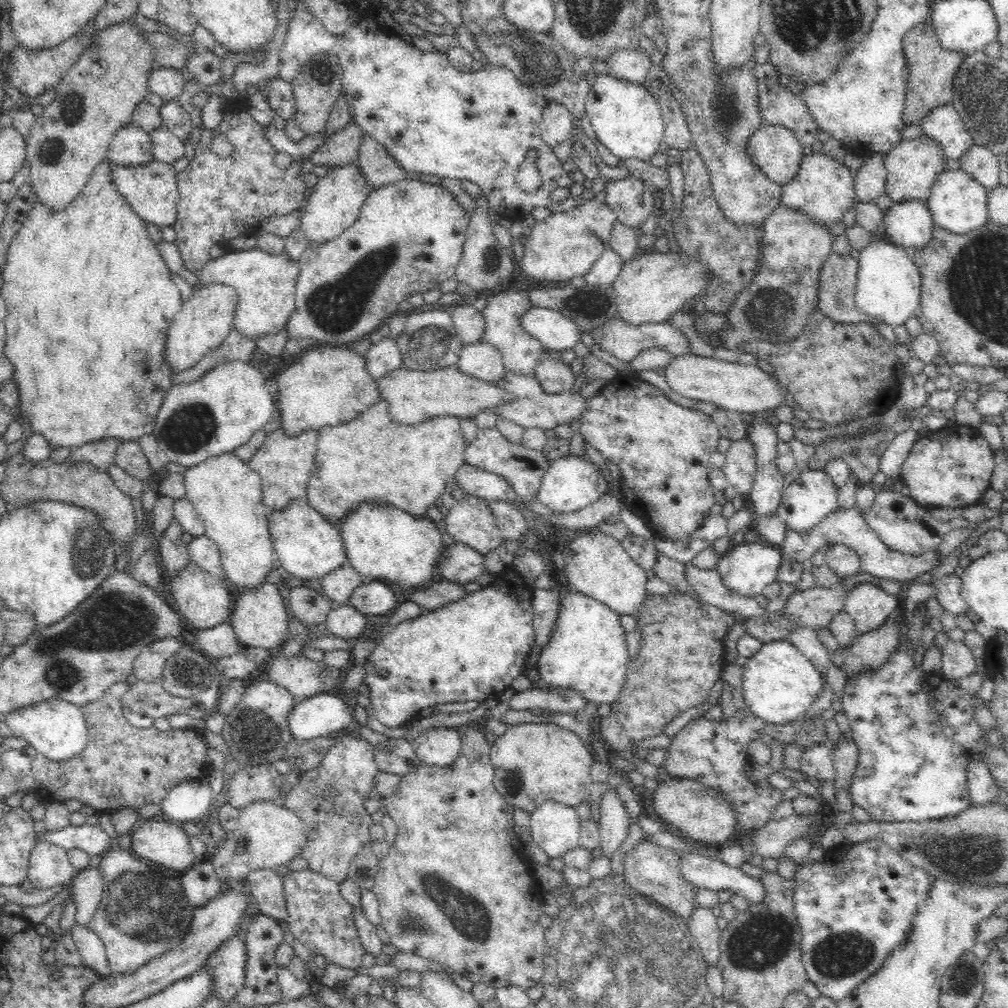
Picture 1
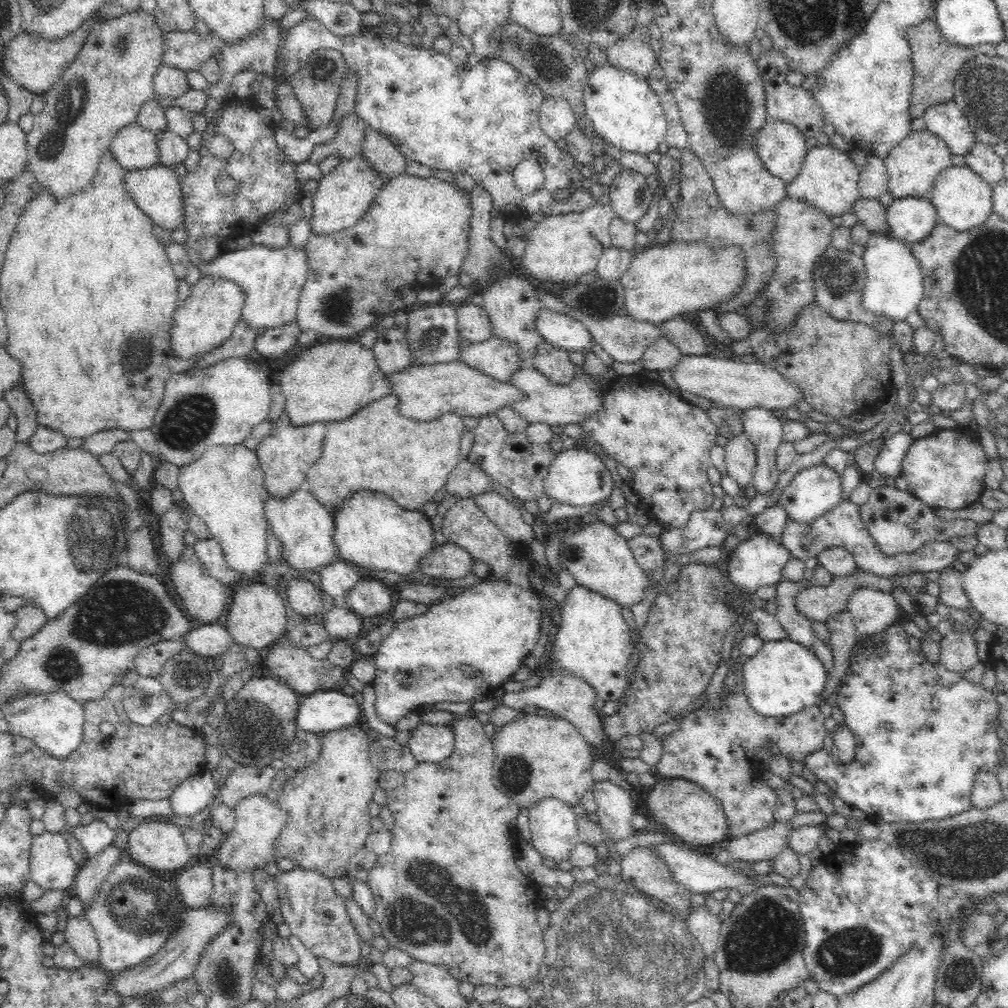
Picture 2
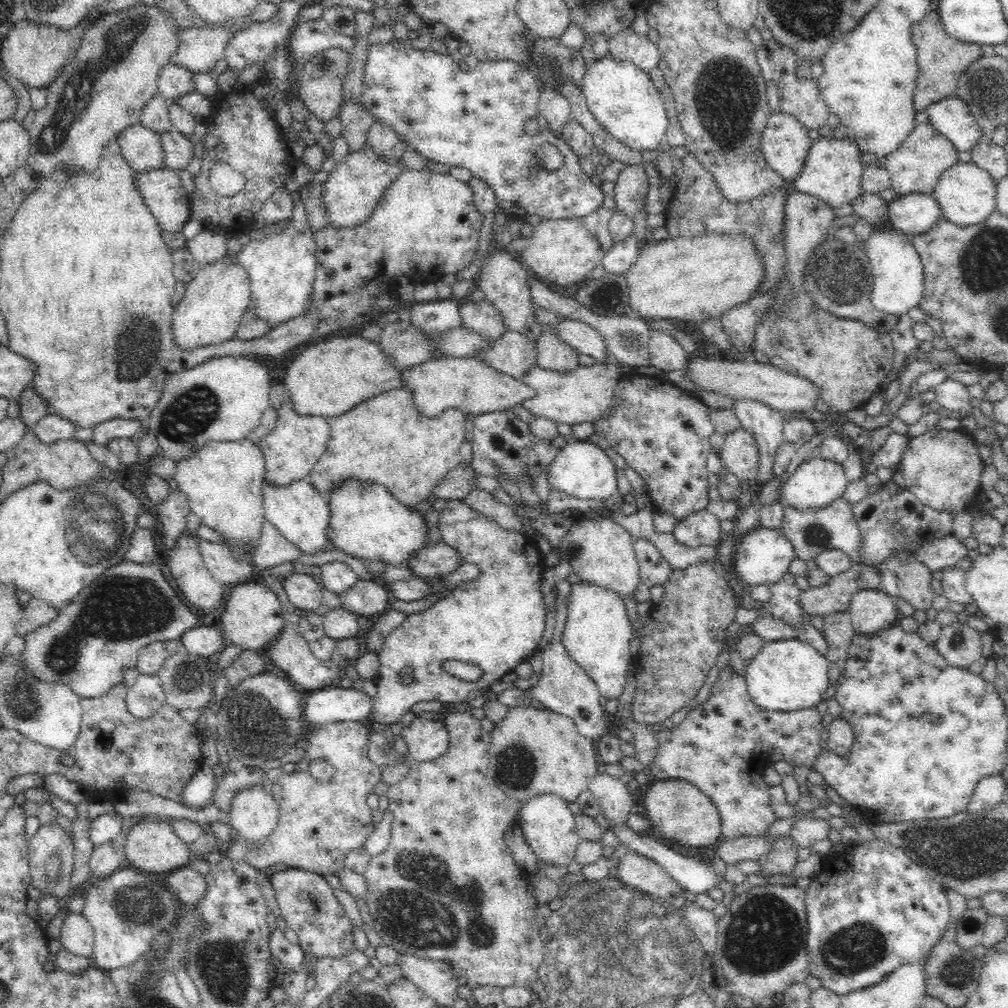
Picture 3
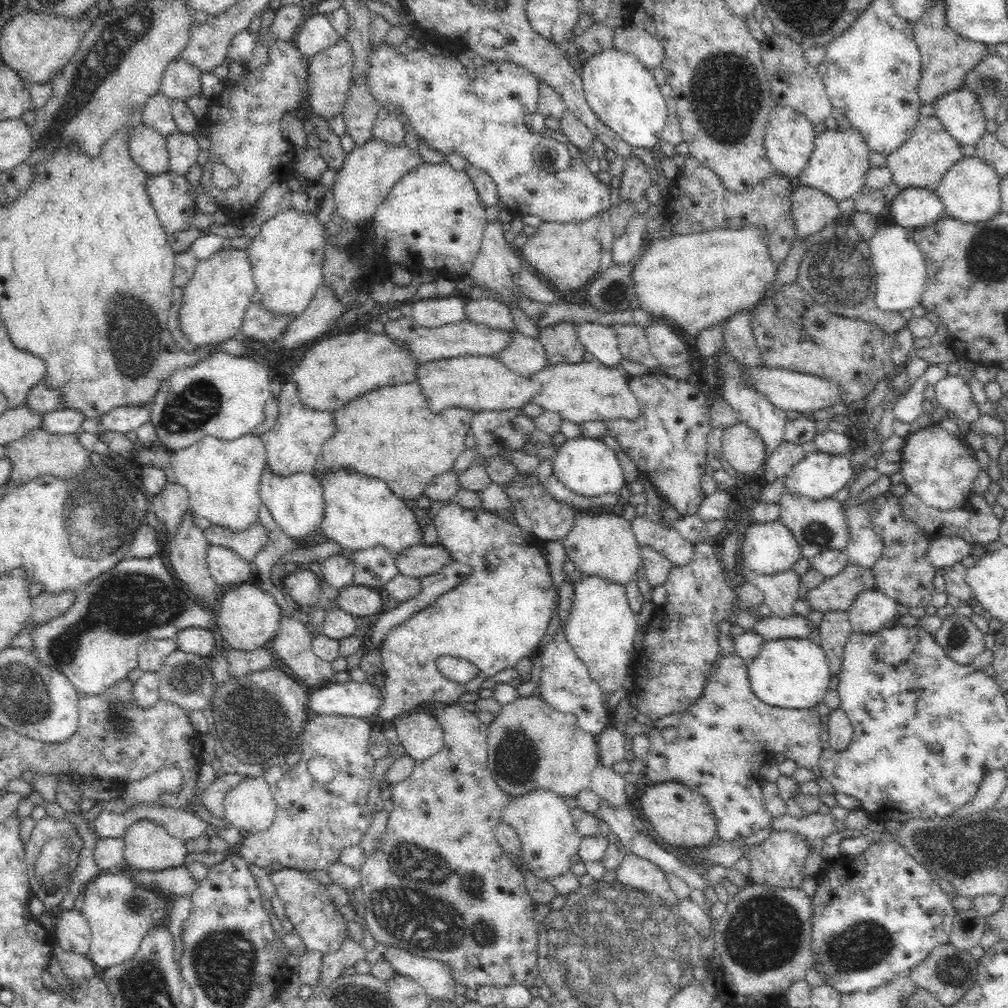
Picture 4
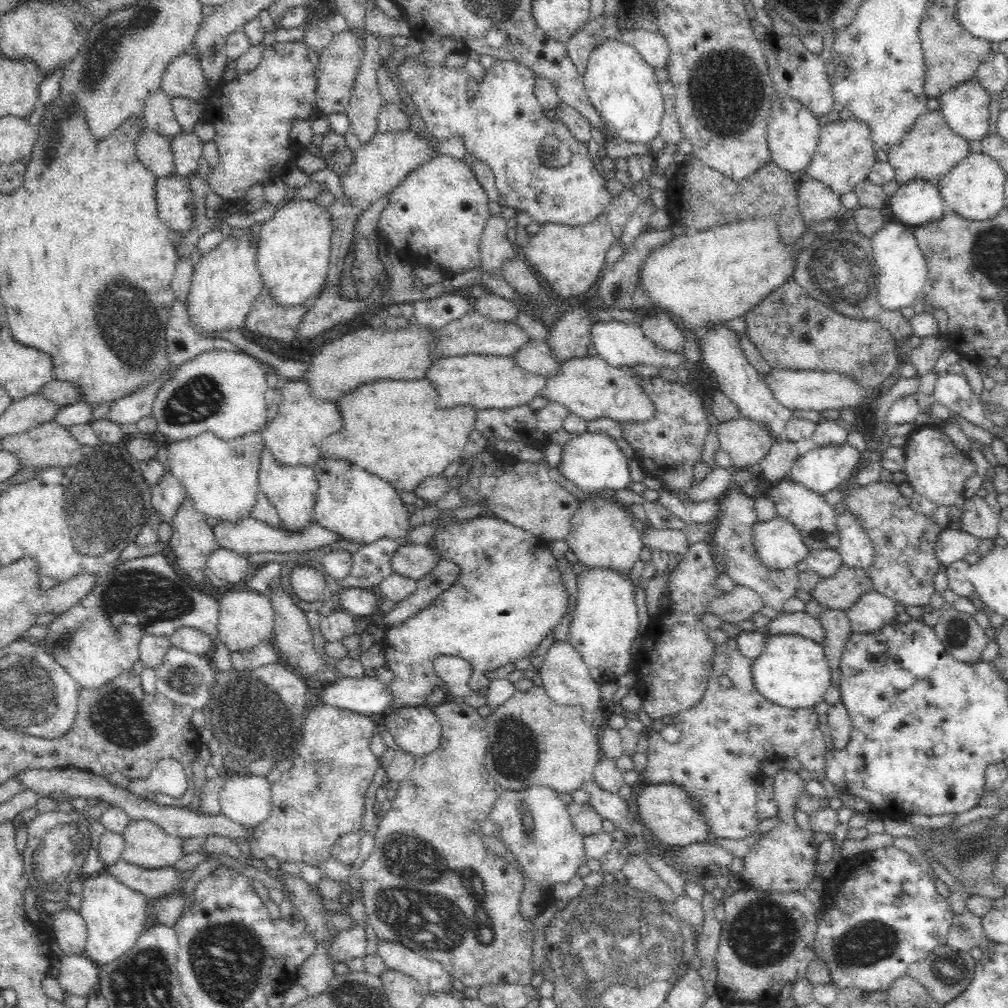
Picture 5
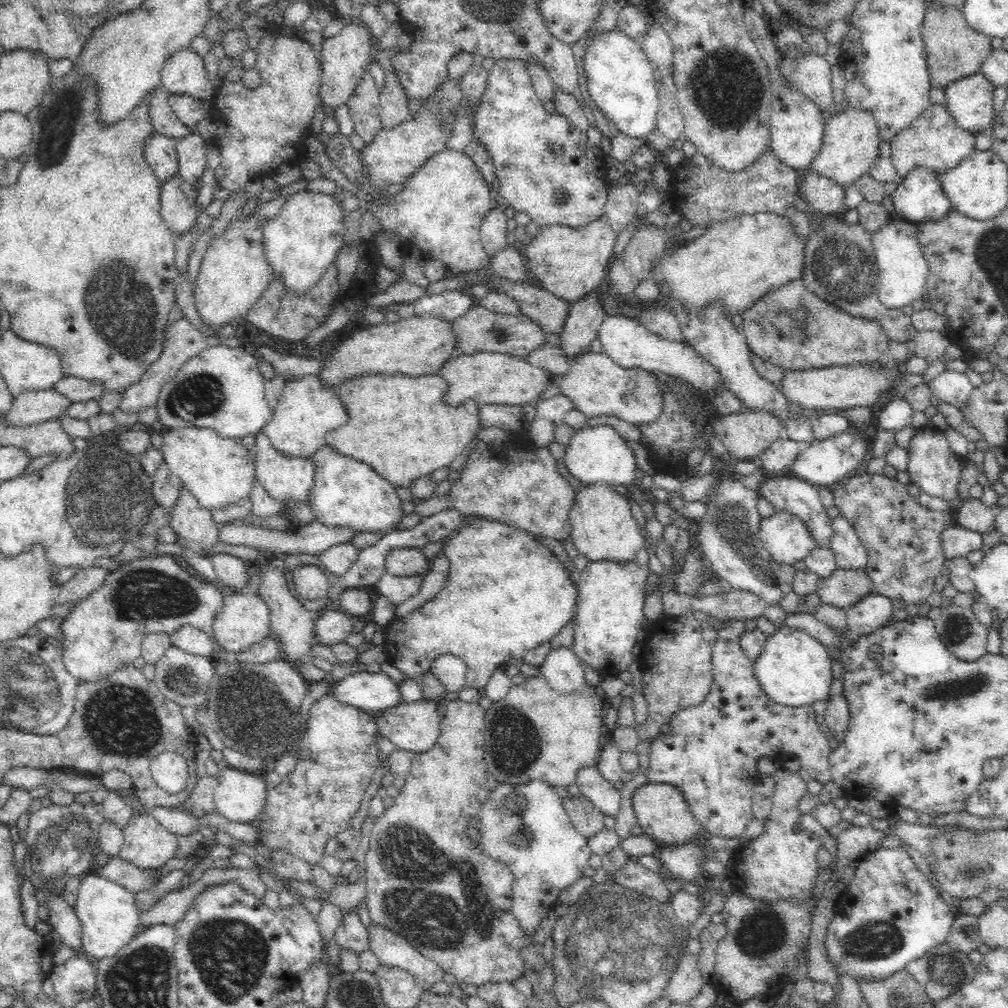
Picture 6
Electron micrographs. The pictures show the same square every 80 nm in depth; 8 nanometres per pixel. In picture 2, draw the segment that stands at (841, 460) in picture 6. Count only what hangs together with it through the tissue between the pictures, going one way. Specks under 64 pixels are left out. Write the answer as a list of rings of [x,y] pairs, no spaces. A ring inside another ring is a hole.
[[[823,463],[808,466],[804,470],[800,470],[783,488],[778,503],[785,508],[789,518],[793,518],[798,522],[809,522],[814,518],[818,518],[818,516],[822,516],[824,512],[832,510],[842,500],[840,480],[841,476]]]

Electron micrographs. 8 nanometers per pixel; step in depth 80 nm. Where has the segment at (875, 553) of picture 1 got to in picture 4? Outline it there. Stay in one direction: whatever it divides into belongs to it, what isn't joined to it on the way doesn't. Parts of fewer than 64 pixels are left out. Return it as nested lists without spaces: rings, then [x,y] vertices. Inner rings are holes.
[[[787,490],[781,494],[780,505],[781,523],[785,524],[794,535],[804,558],[810,559],[827,549],[843,551],[849,544],[848,525],[844,518],[846,503],[835,497],[824,500],[810,500],[805,496],[794,495]],[[940,536],[928,546],[925,557],[934,568],[944,568],[958,563],[972,553],[971,539],[961,536]]]

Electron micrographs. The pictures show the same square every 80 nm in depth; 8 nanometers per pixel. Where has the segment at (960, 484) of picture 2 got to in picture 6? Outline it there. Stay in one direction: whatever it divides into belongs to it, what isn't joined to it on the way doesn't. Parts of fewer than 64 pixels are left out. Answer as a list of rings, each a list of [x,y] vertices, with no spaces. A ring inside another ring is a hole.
[[[928,426],[918,428],[908,445],[907,453],[909,458],[907,471],[910,475],[910,480],[919,486],[922,493],[941,498],[945,501],[958,497],[958,480],[960,480],[960,472],[962,472],[964,466],[964,459],[952,451],[946,433],[934,430]]]

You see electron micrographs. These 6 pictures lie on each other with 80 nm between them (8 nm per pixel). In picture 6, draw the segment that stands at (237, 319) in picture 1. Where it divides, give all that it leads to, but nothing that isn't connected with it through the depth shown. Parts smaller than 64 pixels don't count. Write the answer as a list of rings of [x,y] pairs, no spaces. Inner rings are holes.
[[[302,191],[290,195],[278,214],[268,219],[263,226],[263,255],[272,266],[274,276],[282,279],[286,291],[294,295],[309,292],[318,283],[330,265],[334,264],[337,251],[344,246],[343,236],[346,232],[344,226],[344,210],[337,195],[323,192],[312,193]]]

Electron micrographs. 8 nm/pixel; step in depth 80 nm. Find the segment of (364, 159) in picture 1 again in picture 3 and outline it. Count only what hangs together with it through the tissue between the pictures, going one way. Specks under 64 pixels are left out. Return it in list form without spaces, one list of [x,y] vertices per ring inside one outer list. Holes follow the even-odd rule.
[[[374,122],[370,127],[365,144],[371,146],[377,156],[387,160],[400,160],[406,146],[389,124],[381,122]]]

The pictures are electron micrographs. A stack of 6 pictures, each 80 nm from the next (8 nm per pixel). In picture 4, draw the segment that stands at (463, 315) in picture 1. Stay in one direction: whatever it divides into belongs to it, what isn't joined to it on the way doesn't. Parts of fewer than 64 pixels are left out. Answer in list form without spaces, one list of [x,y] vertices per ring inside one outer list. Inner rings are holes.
[[[486,297],[479,300],[470,300],[466,304],[466,316],[474,323],[480,323],[490,327],[492,331],[512,331],[515,329],[511,310],[500,301]]]

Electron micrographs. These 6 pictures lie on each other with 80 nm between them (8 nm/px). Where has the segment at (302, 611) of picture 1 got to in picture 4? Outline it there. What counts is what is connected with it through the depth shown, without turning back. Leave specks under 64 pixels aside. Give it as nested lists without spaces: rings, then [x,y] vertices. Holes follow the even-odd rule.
[[[296,569],[286,576],[284,584],[288,594],[304,609],[313,609],[321,594],[320,579],[310,570]]]

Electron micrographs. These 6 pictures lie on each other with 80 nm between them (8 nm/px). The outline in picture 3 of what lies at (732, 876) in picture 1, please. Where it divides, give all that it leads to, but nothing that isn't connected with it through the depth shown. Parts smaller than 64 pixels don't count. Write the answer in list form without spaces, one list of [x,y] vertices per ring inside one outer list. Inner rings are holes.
[[[615,823],[612,831],[619,838],[619,842],[624,844],[628,850],[634,851],[652,861],[658,863],[664,871],[666,871],[673,880],[682,888],[694,894],[708,893],[710,888],[717,888],[721,878],[716,875],[712,864],[701,859],[680,854],[670,846],[660,842],[660,837],[657,837],[653,832],[648,834],[636,833],[626,823]]]

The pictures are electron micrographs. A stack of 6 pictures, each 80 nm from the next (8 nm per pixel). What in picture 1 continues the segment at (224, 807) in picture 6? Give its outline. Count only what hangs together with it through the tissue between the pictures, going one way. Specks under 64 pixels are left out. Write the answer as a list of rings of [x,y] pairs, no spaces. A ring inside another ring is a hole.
[[[260,800],[247,805],[240,810],[237,828],[215,850],[211,863],[215,866],[217,878],[248,880],[250,874],[258,869],[273,869],[276,866],[288,864],[290,860],[298,857],[302,848],[306,846],[307,829],[302,820],[279,802]]]

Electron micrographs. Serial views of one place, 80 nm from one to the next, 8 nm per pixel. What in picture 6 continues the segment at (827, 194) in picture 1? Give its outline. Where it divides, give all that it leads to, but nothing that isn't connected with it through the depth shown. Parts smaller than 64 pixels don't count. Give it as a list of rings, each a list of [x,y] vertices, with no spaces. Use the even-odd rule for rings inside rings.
[[[850,106],[845,111],[826,118],[822,146],[807,171],[817,172],[834,184],[847,188],[872,168],[874,160],[879,156],[880,141],[877,122],[871,112]]]

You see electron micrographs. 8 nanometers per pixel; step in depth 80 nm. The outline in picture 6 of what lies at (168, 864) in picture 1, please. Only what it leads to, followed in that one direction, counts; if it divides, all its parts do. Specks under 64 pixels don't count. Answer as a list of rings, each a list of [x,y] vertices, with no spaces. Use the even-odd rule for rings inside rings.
[[[134,815],[123,829],[123,844],[118,856],[145,871],[157,870],[172,860],[178,846],[177,835],[164,829],[151,815]]]

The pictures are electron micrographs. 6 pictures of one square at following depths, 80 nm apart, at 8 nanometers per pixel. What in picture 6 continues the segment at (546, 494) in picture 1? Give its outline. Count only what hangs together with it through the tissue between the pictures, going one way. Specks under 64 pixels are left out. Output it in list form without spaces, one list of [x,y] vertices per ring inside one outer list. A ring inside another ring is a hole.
[[[586,425],[571,436],[566,444],[565,455],[560,461],[564,472],[580,480],[581,484],[607,484],[616,485],[622,490],[627,490],[636,481],[636,461],[632,451],[628,449],[626,441],[618,431],[610,425]]]

